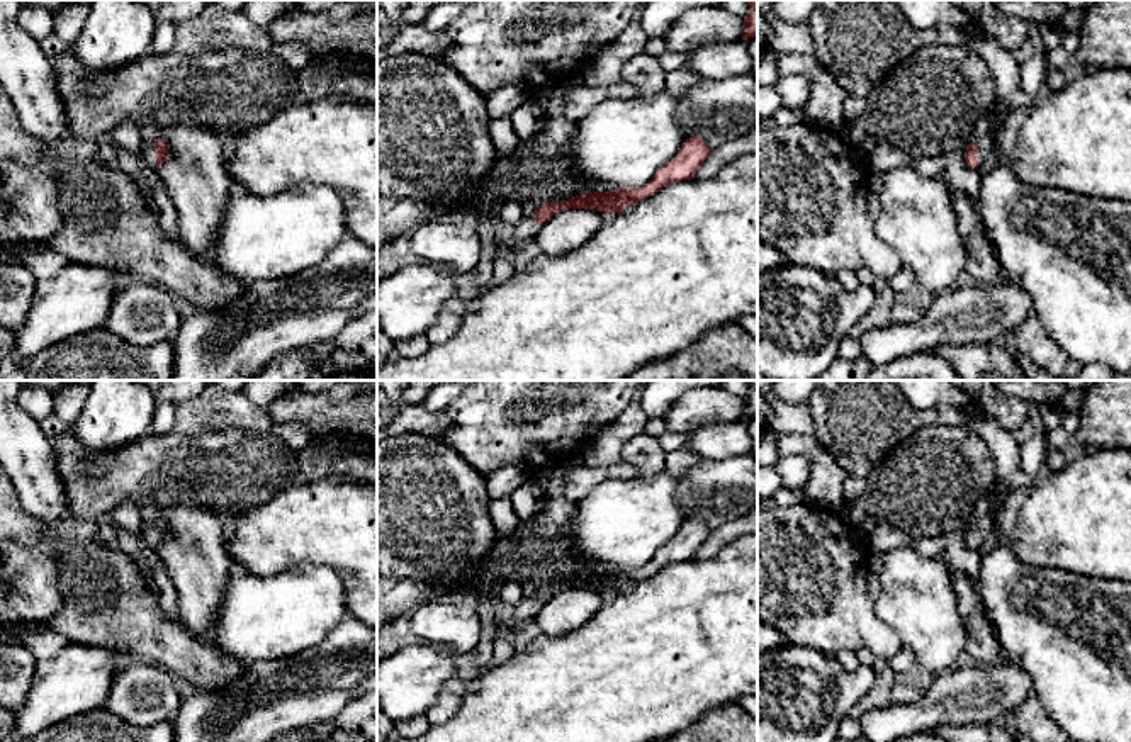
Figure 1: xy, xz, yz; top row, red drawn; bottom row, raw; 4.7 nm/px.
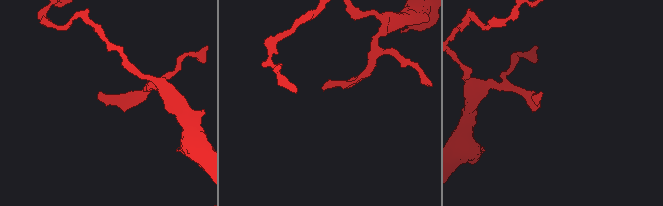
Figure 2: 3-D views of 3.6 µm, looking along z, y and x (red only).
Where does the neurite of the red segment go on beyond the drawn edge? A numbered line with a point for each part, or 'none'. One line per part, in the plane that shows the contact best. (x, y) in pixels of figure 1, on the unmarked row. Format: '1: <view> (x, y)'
1: xy (146, 528)

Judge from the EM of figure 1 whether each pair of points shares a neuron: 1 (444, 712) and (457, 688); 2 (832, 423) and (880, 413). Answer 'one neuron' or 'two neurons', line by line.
1: one neuron
2: one neuron

